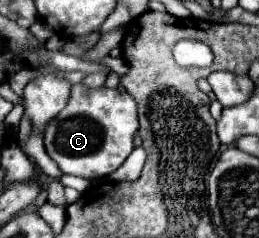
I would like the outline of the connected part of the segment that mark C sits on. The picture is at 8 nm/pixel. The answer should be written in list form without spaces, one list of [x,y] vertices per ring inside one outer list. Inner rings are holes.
[[[72,85],[72,93],[68,99],[68,105],[64,111],[48,125],[48,131],[44,135],[44,145],[48,155],[58,163],[58,167],[64,173],[94,179],[94,177],[108,177],[112,171],[116,171],[130,151],[134,149],[134,133],[138,131],[138,113],[136,113],[136,101],[124,91],[102,87],[100,91],[92,91],[84,85]]]

